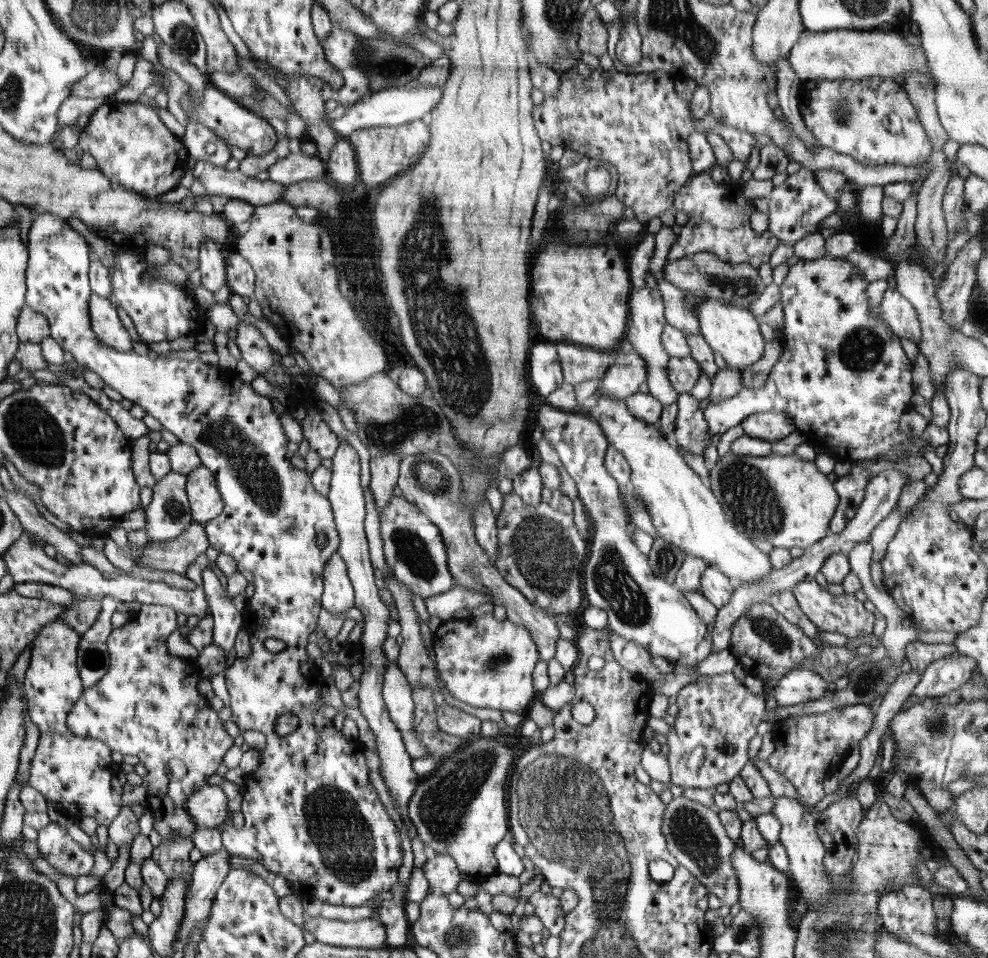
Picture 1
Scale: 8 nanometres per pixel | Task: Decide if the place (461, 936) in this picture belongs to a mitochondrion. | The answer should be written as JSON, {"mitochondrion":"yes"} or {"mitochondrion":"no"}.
{"mitochondrion":"yes"}

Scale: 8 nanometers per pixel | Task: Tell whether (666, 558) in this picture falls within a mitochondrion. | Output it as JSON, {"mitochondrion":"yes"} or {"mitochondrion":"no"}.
{"mitochondrion":"yes"}

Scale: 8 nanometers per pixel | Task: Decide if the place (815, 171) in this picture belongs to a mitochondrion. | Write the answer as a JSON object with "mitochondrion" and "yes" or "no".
{"mitochondrion":"no"}

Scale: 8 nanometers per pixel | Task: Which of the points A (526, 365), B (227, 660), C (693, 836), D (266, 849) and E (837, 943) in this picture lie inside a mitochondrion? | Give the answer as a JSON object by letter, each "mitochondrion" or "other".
{"A":"other","B":"other","C":"mitochondrion","D":"other","E":"mitochondrion"}

